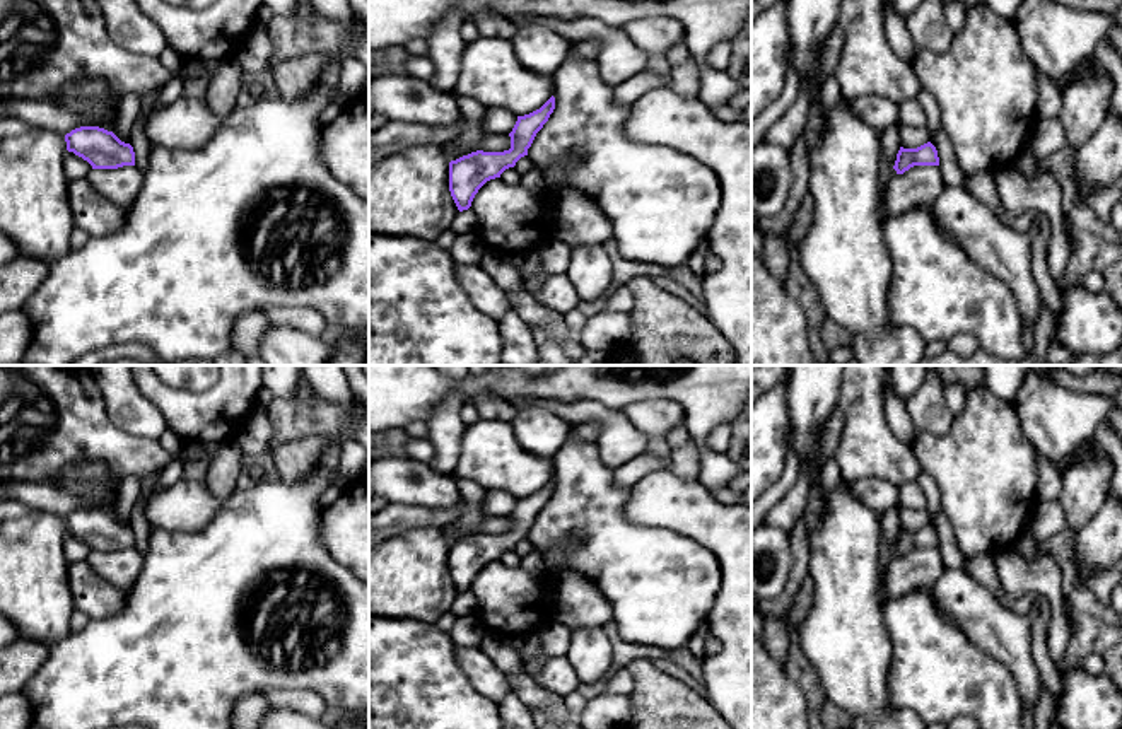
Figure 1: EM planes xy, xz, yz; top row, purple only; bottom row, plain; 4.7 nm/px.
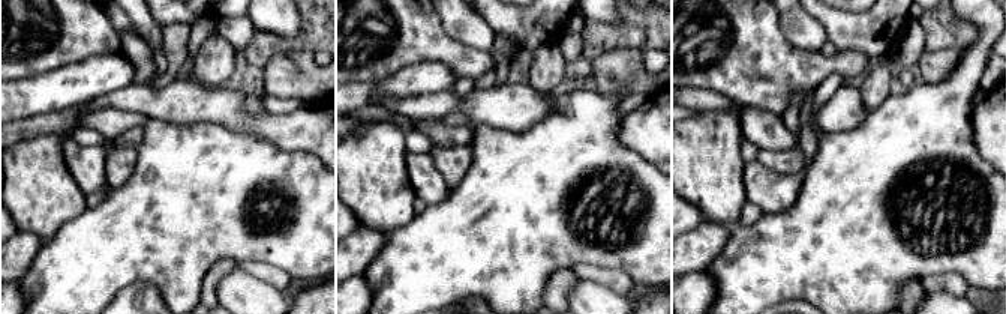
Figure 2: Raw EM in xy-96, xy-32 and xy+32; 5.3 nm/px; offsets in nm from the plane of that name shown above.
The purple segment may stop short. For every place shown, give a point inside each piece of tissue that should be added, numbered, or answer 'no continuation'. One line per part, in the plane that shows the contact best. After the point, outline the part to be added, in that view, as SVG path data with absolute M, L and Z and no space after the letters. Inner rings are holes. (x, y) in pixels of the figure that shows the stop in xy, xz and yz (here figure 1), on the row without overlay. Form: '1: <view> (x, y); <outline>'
no continuation

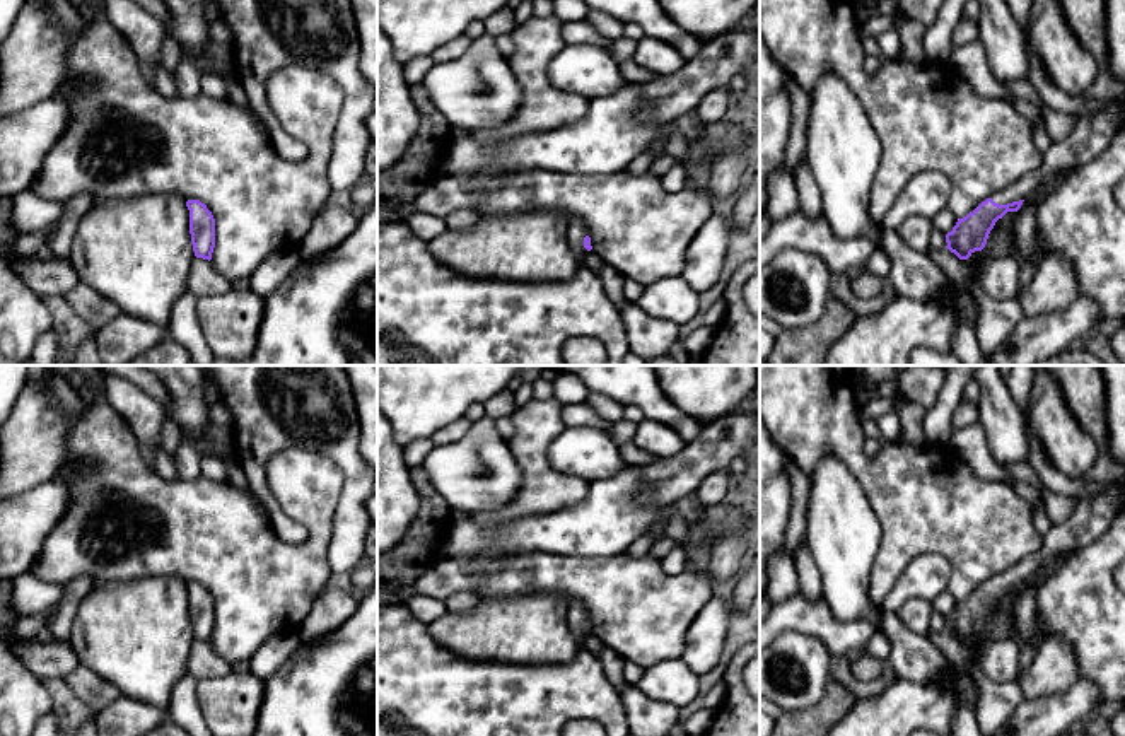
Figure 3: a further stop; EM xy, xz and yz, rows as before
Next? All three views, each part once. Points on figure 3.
1: yz (1091, 516); M1125 482L1094 499L1077 499L1074 512L1064 523L1052 524L1043 534L1043 545L1036 553L994 577L992 582L999 587L1026 582L1052 558L1091 545L1120 512L1118 497L1122 494L1125 494Z

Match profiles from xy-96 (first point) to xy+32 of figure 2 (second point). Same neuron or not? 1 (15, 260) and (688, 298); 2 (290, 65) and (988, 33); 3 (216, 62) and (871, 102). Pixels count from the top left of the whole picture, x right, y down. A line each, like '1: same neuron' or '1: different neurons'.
1: different neurons
2: different neurons
3: same neuron

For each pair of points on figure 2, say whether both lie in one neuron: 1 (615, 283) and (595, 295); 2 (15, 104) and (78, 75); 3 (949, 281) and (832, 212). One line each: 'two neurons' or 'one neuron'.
1: two neurons
2: one neuron
3: two neurons

